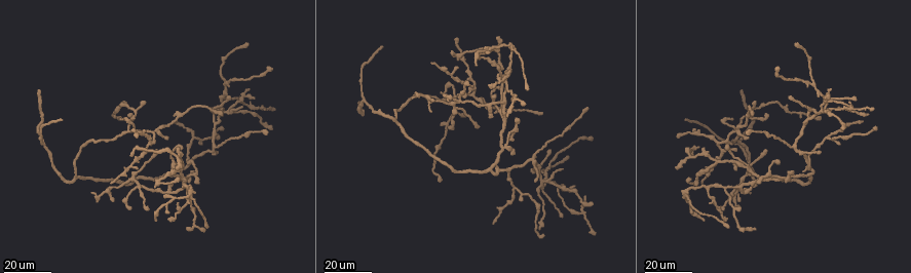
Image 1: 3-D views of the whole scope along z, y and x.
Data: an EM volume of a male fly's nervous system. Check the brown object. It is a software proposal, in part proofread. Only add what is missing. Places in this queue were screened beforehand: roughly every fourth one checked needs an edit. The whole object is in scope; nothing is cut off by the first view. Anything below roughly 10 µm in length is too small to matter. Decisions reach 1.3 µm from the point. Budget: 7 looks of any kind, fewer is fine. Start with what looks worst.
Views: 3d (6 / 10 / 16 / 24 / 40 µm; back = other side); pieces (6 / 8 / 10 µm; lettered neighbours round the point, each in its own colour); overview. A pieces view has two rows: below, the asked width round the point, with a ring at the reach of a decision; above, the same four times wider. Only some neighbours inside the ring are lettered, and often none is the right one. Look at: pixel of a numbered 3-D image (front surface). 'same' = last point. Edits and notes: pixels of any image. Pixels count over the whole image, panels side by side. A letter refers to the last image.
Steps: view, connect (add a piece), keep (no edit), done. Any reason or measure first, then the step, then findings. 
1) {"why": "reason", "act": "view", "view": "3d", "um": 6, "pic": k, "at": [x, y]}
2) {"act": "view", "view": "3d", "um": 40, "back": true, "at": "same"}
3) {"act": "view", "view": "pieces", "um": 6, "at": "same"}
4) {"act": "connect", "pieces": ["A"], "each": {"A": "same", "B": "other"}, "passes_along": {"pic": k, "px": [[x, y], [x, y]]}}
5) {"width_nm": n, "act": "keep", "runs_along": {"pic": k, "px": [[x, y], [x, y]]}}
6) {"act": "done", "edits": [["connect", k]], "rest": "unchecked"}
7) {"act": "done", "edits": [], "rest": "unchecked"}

{"why": "free end", "act": "view", "view": "3d", "um": 16, "pic": 1, "at": [62, 118]}

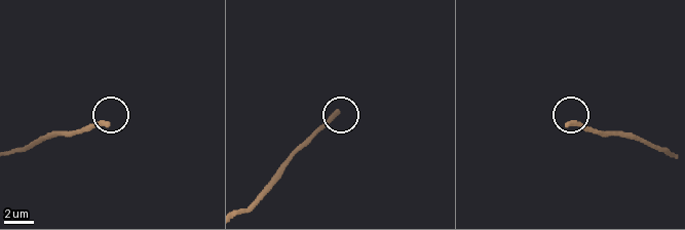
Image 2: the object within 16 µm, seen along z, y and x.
{"why": "what lies round it", "act": "view", "view": "pieces", "um": 10, "pic": 2, "at": [568, 122]}

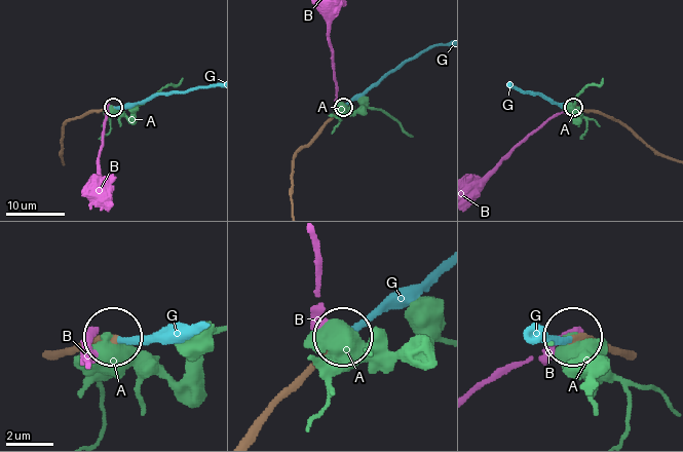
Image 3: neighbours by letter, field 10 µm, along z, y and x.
{"act": "connect", "pieces": ["G"], "each": {"A": "other", "B": "other", "G": "same"}, "passes_along": {"pic": 3, "px": [[99, 111], [129, 108], [158, 95], [200, 87]]}, "found": "the neuron continues"}

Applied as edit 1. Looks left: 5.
{"act": "view", "view": "overview"}

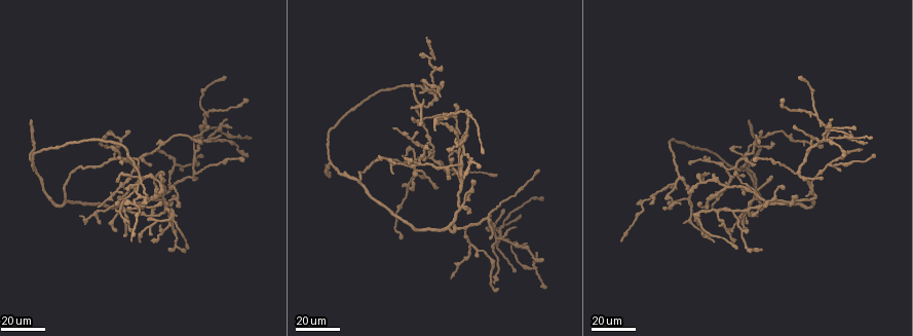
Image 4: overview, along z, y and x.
{"why": "an open end", "act": "view", "view": "3d", "um": 40, "pic": 4, "at": [747, 119]}

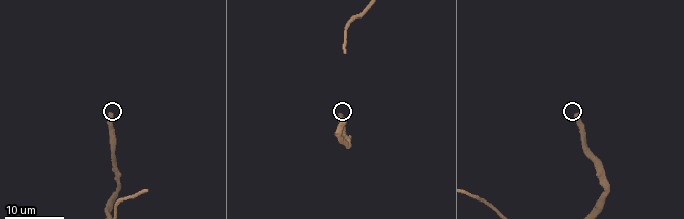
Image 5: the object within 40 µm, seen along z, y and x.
{"why": "what lies round it", "act": "view", "view": "pieces", "um": 6, "pic": 5, "at": [111, 113]}

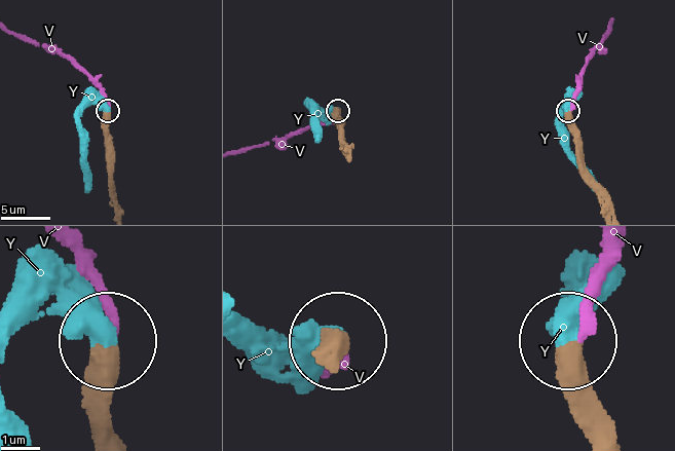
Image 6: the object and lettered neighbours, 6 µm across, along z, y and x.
{"act": "connect", "pieces": ["Y"], "each": {"V": "other", "Y": "same"}, "found": "the neuron continues"}

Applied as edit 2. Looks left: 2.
{"act": "done", "edits": [["connect", 3], ["connect", 6]], "rest": "unchecked"}

